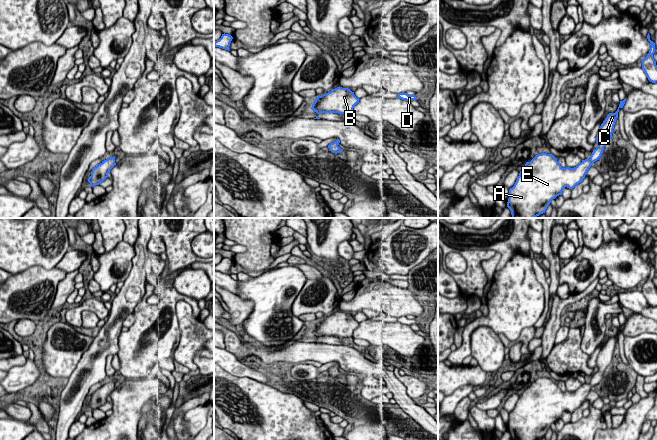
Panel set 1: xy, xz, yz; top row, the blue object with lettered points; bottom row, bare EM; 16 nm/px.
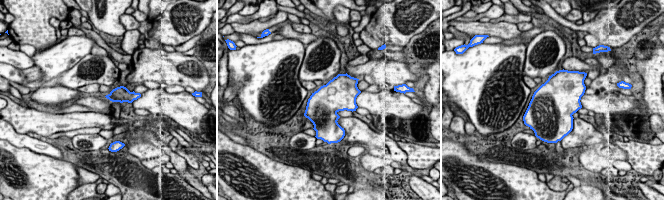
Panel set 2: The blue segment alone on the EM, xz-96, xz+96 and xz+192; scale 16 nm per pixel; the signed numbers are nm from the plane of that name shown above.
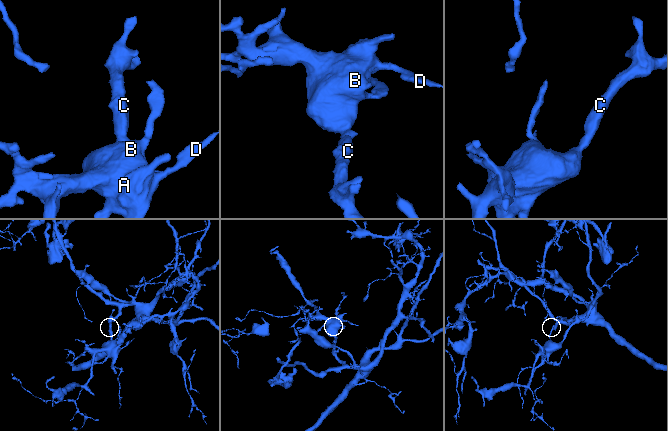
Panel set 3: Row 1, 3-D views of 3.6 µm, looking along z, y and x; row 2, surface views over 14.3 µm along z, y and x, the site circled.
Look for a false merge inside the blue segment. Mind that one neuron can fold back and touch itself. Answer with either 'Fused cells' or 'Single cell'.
Single cell

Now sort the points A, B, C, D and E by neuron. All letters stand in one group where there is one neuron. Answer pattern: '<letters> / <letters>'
A B C D E

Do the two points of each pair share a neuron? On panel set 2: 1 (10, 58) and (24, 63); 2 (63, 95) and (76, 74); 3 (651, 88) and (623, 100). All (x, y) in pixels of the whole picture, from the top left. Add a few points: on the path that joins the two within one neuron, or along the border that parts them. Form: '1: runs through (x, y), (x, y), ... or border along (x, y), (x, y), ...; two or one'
1: runs through (13, 58), (21, 61); one
2: border along (44, 87), (63, 85), (77, 90); two
3: border along (637, 100), (641, 108); two

